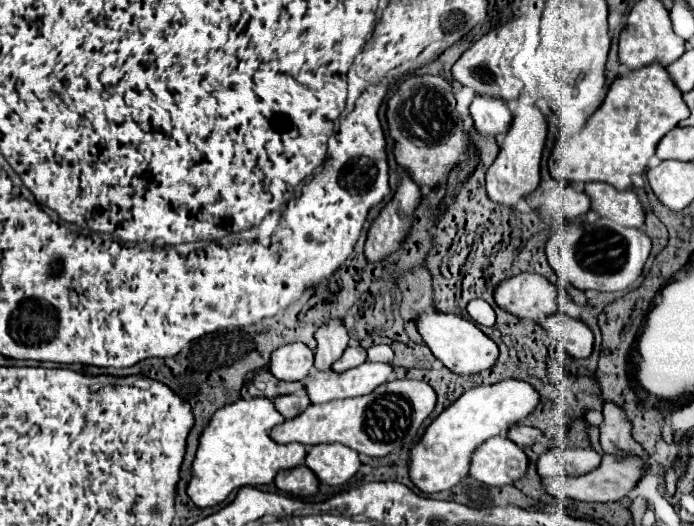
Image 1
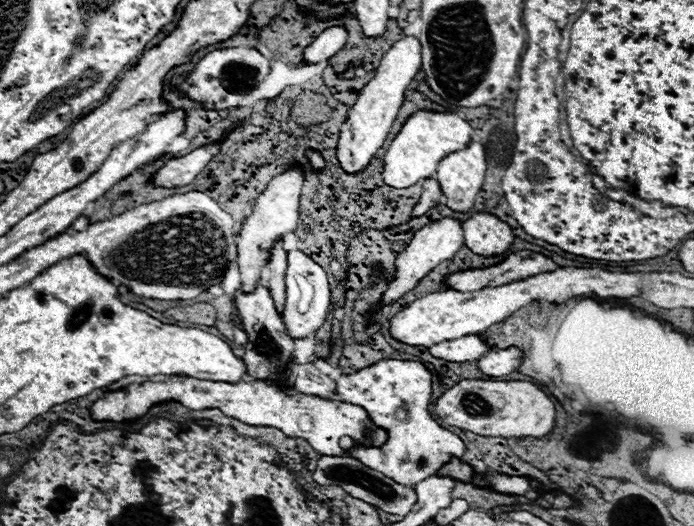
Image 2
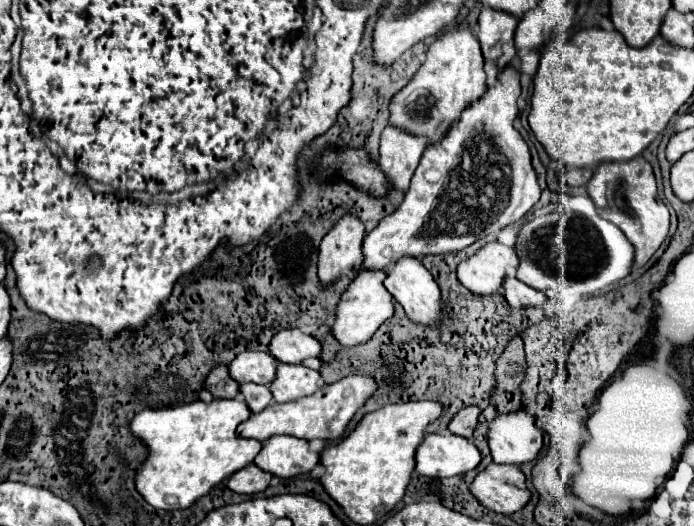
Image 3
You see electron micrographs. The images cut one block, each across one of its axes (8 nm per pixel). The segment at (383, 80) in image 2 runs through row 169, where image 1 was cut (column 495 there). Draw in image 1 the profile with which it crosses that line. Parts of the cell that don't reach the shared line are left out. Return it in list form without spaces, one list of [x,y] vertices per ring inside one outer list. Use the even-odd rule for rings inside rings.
[[[444,312],[422,314],[418,320],[418,330],[426,346],[432,350],[432,354],[458,376],[472,376],[490,370],[500,356],[500,350],[494,340],[490,340],[474,322],[454,314],[444,314]]]

